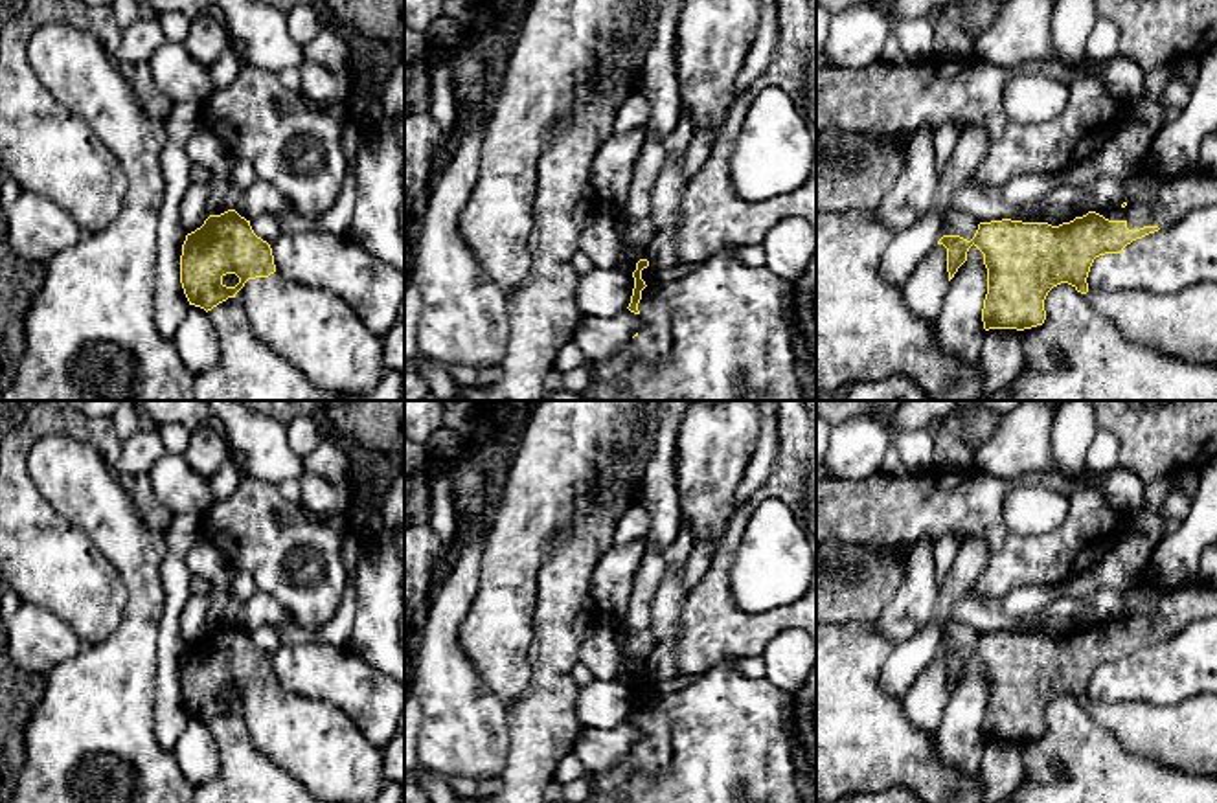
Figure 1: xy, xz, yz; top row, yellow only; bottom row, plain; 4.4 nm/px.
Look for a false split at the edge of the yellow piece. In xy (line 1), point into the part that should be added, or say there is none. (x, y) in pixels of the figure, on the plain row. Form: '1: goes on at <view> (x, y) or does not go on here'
1: goes on at xy (315, 741)

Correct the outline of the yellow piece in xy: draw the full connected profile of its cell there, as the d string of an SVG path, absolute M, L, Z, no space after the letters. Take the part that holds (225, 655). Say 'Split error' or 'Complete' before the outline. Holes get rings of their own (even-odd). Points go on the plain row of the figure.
Split error. M235 621L210 627L200 639L186 647L180 695L189 717L206 724L235 709L254 746L325 803L371 803L386 785L382 752L368 742L336 706L279 687L270 656L257 649L250 632Z

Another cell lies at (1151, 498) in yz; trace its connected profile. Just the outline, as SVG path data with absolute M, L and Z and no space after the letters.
M1177 469L1142 485L1136 500L1136 509L1153 515L1164 515L1164 502L1175 491L1175 481L1182 472L1182 469Z

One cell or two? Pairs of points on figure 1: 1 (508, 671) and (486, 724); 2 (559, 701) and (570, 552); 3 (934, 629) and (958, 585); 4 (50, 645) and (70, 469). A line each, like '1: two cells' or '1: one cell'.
1: two cells
2: one cell
3: one cell
4: two cells

